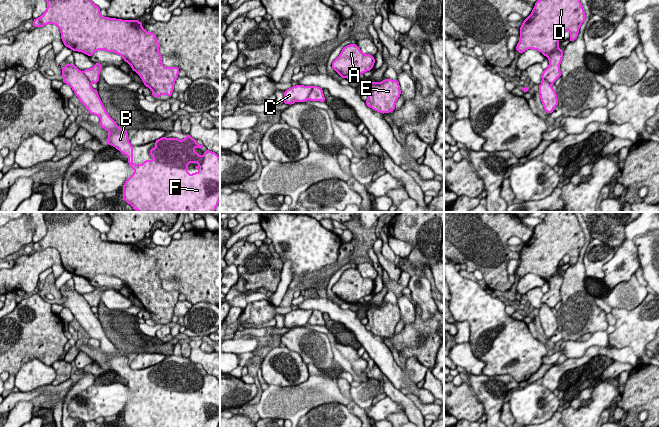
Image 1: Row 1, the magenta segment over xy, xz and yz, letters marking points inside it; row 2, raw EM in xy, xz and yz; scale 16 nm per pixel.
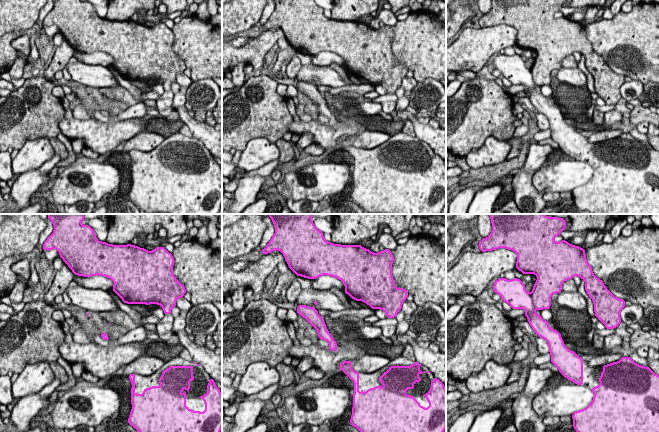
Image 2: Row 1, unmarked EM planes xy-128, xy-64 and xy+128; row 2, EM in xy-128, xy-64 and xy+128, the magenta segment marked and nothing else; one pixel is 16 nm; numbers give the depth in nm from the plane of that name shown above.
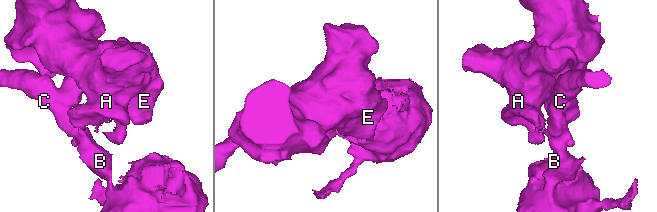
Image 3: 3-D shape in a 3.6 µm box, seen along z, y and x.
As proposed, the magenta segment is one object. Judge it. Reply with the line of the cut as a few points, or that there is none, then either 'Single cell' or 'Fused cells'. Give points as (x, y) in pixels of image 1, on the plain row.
Split along xz (312, 310), (306, 323). Fused cells

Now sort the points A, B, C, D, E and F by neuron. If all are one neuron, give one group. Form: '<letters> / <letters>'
A D E / B C F

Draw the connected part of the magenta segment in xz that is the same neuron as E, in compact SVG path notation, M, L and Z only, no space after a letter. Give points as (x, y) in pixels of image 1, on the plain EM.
M385 303L382 306L372 306L366 310L366 329L382 338L395 333L401 314L397 304Z

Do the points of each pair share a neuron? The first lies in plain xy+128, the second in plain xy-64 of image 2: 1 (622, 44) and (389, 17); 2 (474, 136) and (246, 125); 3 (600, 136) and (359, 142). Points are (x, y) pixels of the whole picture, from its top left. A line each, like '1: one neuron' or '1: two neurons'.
1: two neurons
2: one neuron
3: one neuron

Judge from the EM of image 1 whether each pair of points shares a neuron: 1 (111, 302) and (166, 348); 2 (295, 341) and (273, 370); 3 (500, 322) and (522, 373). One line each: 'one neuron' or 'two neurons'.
1: two neurons
2: two neurons
3: one neuron

